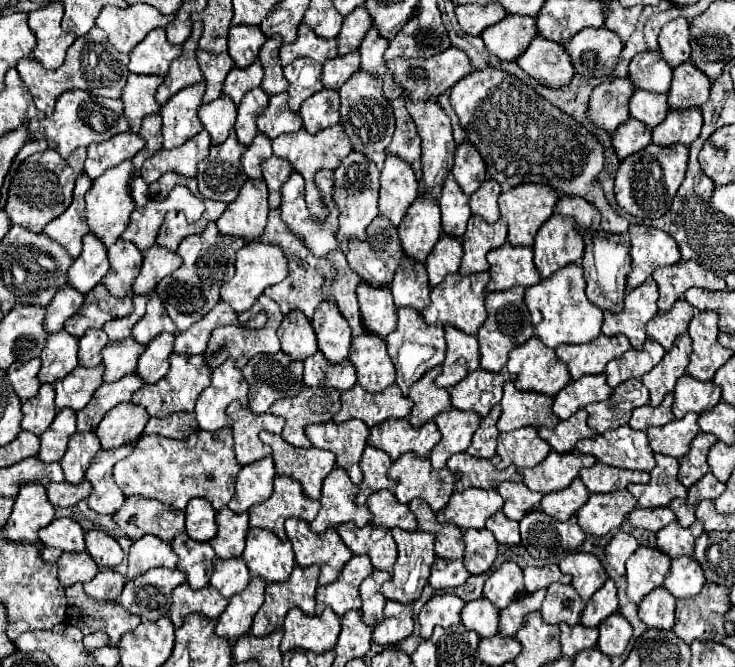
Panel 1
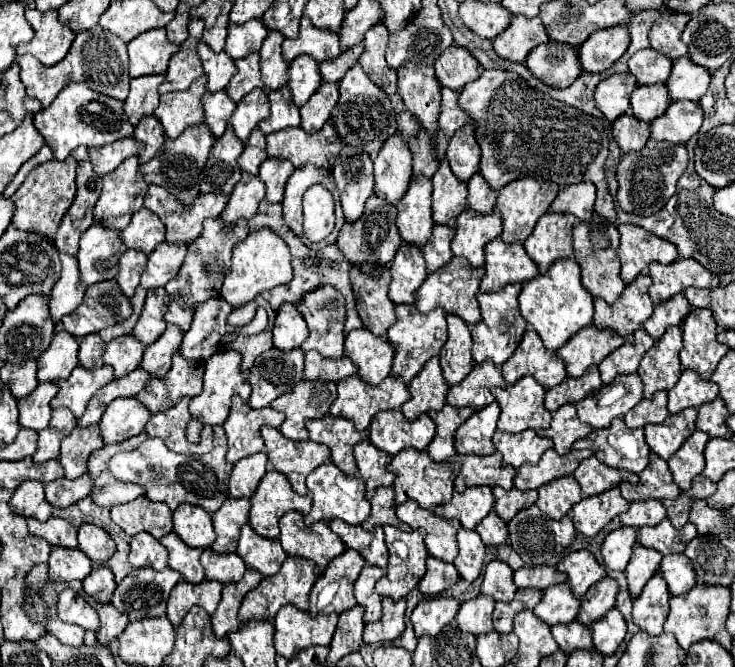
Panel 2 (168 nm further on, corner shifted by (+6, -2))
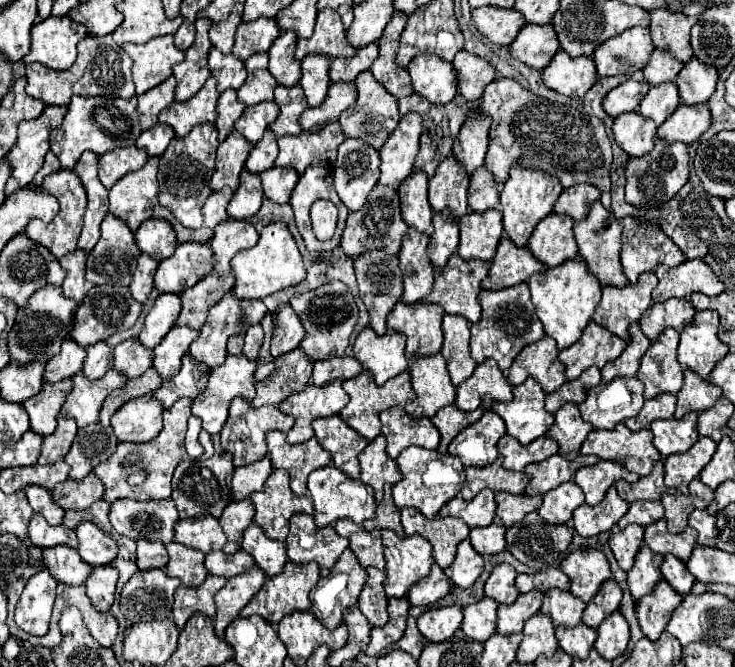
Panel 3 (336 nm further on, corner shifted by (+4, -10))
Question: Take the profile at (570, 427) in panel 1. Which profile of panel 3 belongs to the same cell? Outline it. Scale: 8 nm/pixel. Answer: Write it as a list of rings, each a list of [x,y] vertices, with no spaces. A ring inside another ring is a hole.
[[[564,404],[556,414],[554,414],[554,424],[546,432],[546,436],[554,438],[560,446],[560,456],[574,460],[580,454],[580,446],[590,434],[592,426],[590,422],[584,422],[580,418],[578,406],[576,404]]]

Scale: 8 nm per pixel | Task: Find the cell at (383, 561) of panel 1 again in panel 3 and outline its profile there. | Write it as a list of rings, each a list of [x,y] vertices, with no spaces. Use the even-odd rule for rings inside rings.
[[[348,518],[338,520],[336,522],[336,532],[344,538],[350,540],[350,550],[356,554],[358,562],[366,568],[366,566],[374,566],[384,570],[386,560],[382,554],[382,538],[380,538],[380,530],[372,530],[366,532],[364,526],[350,522]]]

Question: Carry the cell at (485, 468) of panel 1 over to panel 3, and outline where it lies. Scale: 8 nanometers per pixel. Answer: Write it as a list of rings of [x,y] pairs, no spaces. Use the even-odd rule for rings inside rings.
[[[498,458],[496,462],[484,468],[466,468],[466,482],[462,488],[462,496],[470,500],[484,488],[490,488],[494,492],[504,490],[510,494],[520,494],[524,492],[528,480],[530,478],[526,472],[514,472],[502,468],[502,458]]]

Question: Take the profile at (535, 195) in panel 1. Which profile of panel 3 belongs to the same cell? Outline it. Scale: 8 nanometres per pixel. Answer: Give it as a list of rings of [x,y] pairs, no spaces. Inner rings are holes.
[[[514,164],[510,170],[510,178],[506,180],[500,192],[500,206],[502,206],[506,236],[516,246],[526,246],[534,226],[554,210],[554,202],[558,200],[560,192],[562,192],[562,184],[554,176],[542,170],[530,170],[530,168]]]

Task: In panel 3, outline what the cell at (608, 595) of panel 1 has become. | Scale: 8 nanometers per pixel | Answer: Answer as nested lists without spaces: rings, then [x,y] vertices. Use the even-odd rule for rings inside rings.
[[[608,578],[600,586],[598,594],[588,602],[582,622],[590,628],[598,628],[604,618],[608,618],[612,612],[618,610],[620,600],[622,600],[622,588],[618,586],[618,582],[614,578]]]

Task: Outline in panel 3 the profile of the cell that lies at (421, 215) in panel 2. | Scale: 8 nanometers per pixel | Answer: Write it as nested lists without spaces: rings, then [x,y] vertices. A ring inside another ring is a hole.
[[[422,170],[412,172],[400,186],[400,206],[402,206],[402,218],[410,228],[416,228],[418,232],[432,234],[432,210],[426,198],[428,190],[428,176]]]

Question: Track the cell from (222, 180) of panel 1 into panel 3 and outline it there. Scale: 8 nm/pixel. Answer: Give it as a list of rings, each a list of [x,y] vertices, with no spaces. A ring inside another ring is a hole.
[[[232,132],[220,146],[216,156],[216,168],[212,170],[210,188],[220,190],[224,186],[230,186],[232,190],[238,188],[238,176],[244,168],[244,162],[252,150],[252,144],[242,138],[242,134]]]

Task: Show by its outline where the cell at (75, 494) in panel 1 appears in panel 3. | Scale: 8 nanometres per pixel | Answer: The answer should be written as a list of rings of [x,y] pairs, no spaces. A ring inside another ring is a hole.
[[[88,474],[84,480],[64,480],[52,490],[52,498],[64,510],[86,510],[98,502],[104,494],[104,484],[96,474]]]

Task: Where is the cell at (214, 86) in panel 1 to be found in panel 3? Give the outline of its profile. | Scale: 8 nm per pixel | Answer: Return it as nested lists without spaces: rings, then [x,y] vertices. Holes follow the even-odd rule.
[[[218,48],[210,50],[208,68],[212,76],[218,80],[218,92],[228,88],[238,90],[246,80],[246,66],[236,54],[222,54]]]

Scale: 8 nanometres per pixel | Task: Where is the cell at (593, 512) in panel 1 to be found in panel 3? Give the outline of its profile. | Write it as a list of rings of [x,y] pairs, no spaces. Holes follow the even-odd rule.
[[[612,486],[604,500],[596,506],[582,504],[574,510],[574,528],[580,536],[596,536],[600,532],[612,530],[612,526],[628,512],[628,504],[618,496],[616,488]]]

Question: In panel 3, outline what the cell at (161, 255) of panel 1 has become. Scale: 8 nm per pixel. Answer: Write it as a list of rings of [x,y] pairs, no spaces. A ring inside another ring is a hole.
[[[184,242],[176,248],[176,252],[162,260],[156,276],[154,286],[160,292],[182,292],[194,286],[204,278],[204,274],[210,274],[212,270],[212,250],[210,244],[198,244],[198,242]]]

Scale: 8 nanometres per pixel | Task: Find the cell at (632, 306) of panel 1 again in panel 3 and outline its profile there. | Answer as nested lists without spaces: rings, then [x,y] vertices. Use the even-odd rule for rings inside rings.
[[[644,272],[636,284],[628,284],[624,288],[604,288],[592,320],[618,338],[630,340],[628,326],[638,322],[646,308],[650,308],[650,294],[656,288],[656,282],[654,272]]]

